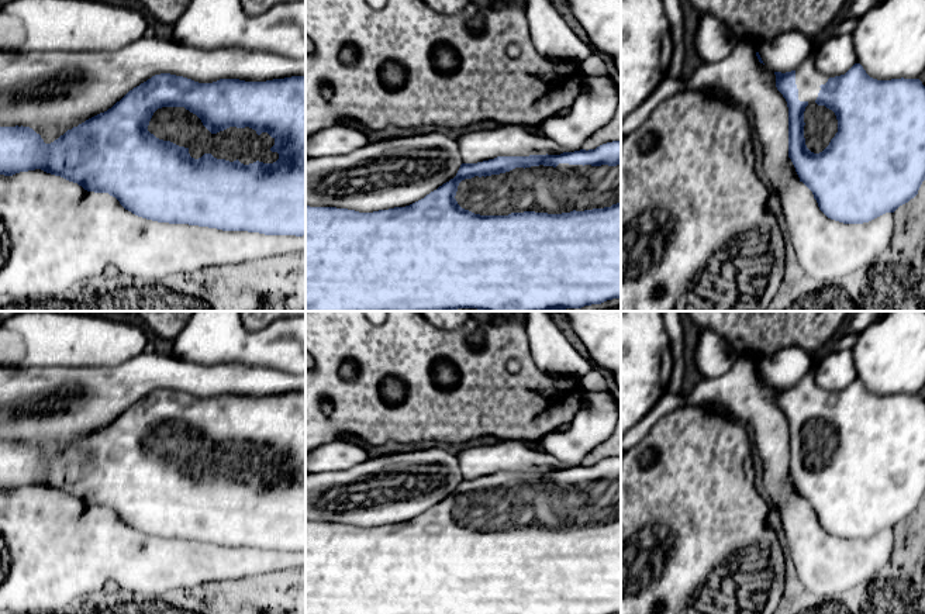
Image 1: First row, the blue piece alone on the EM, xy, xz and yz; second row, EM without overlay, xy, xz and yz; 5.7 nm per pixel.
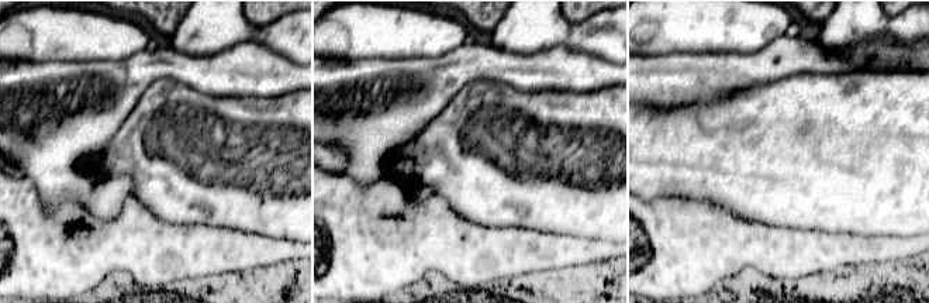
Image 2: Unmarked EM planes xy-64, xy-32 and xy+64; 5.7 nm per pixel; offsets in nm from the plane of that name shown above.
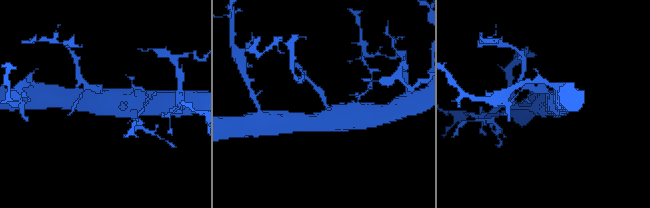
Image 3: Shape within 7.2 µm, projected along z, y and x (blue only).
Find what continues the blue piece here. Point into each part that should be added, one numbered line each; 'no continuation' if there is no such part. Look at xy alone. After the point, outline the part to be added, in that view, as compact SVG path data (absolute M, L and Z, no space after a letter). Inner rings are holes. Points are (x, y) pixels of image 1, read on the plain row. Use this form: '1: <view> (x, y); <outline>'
1: xy (176, 440); M184 422L158 424L149 437L148 446L159 455L187 463L194 475L201 473L204 469L229 477L238 475L244 480L256 476L273 479L279 475L279 469L270 466L275 453L268 448L258 451L249 442L229 442L211 449L201 435Z

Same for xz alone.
1: xz (542, 504); M621 480L515 483L462 496L455 514L462 524L480 531L562 530L611 522L621 517Z

